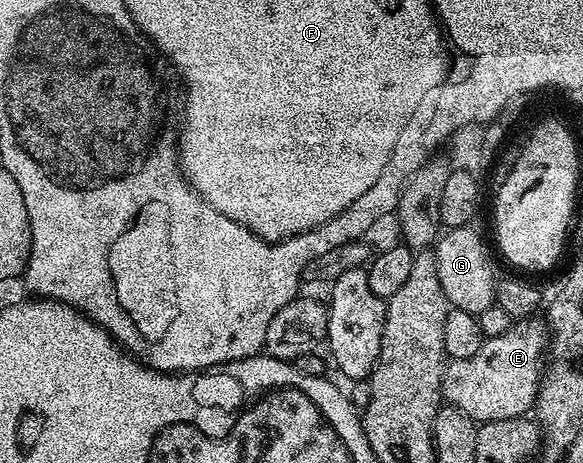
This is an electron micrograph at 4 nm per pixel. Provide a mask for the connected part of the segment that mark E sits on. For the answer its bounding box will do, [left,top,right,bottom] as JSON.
[440,317,550,425]

